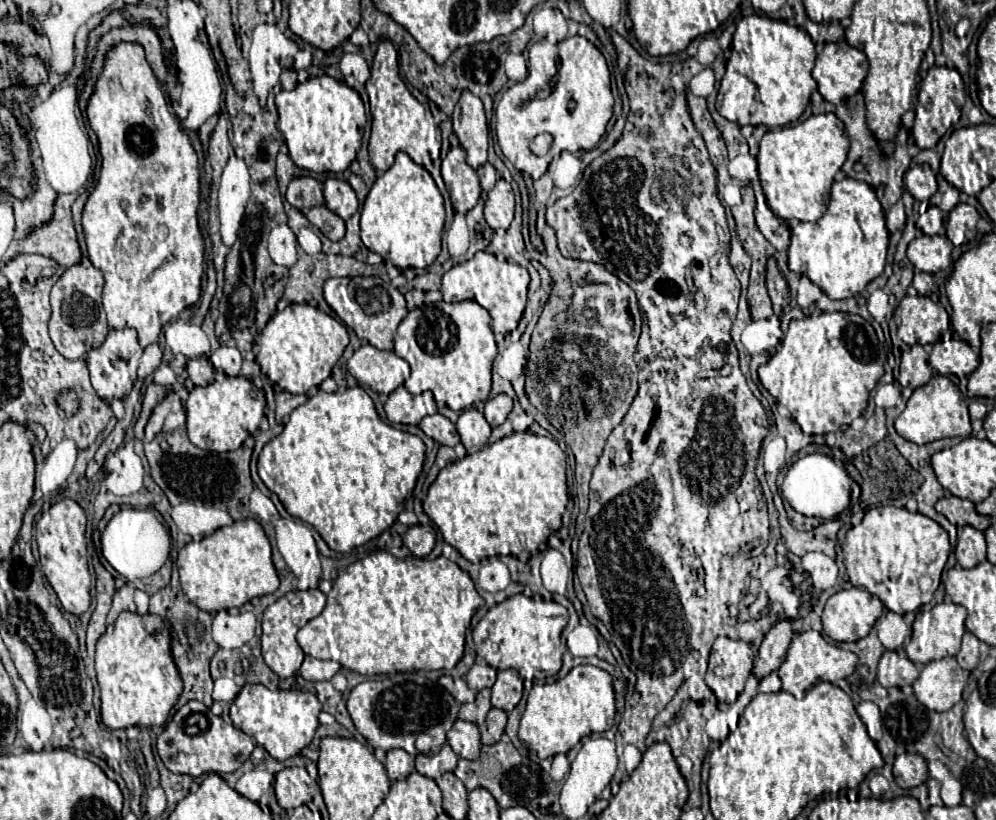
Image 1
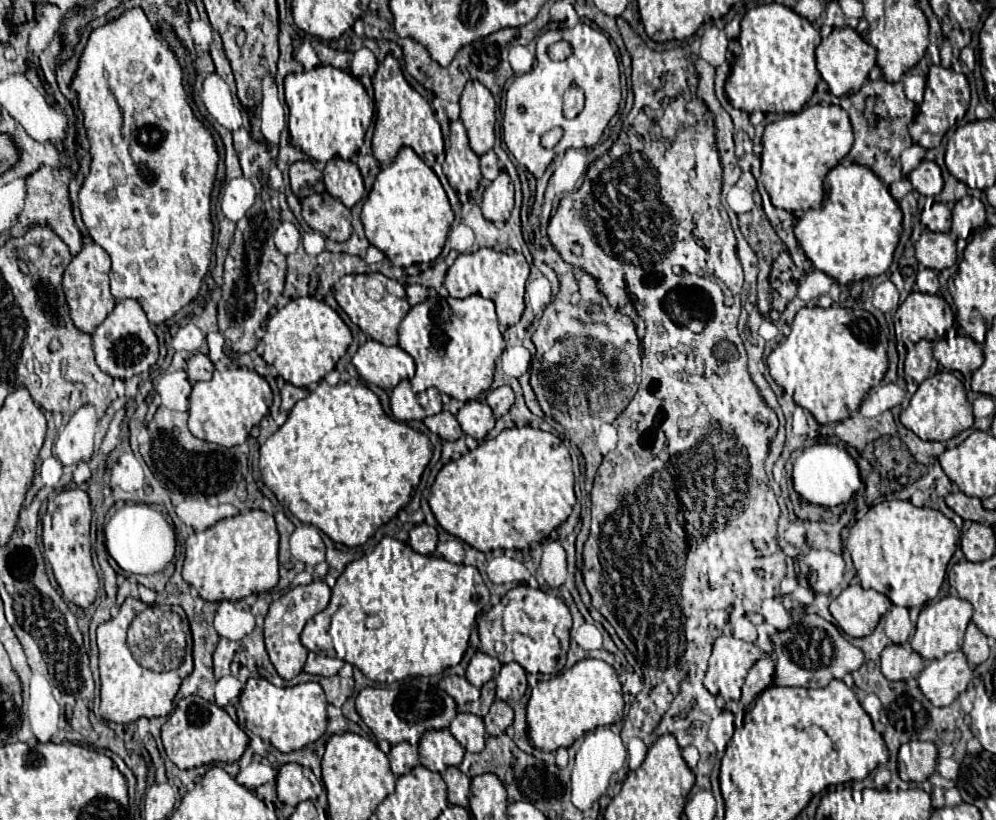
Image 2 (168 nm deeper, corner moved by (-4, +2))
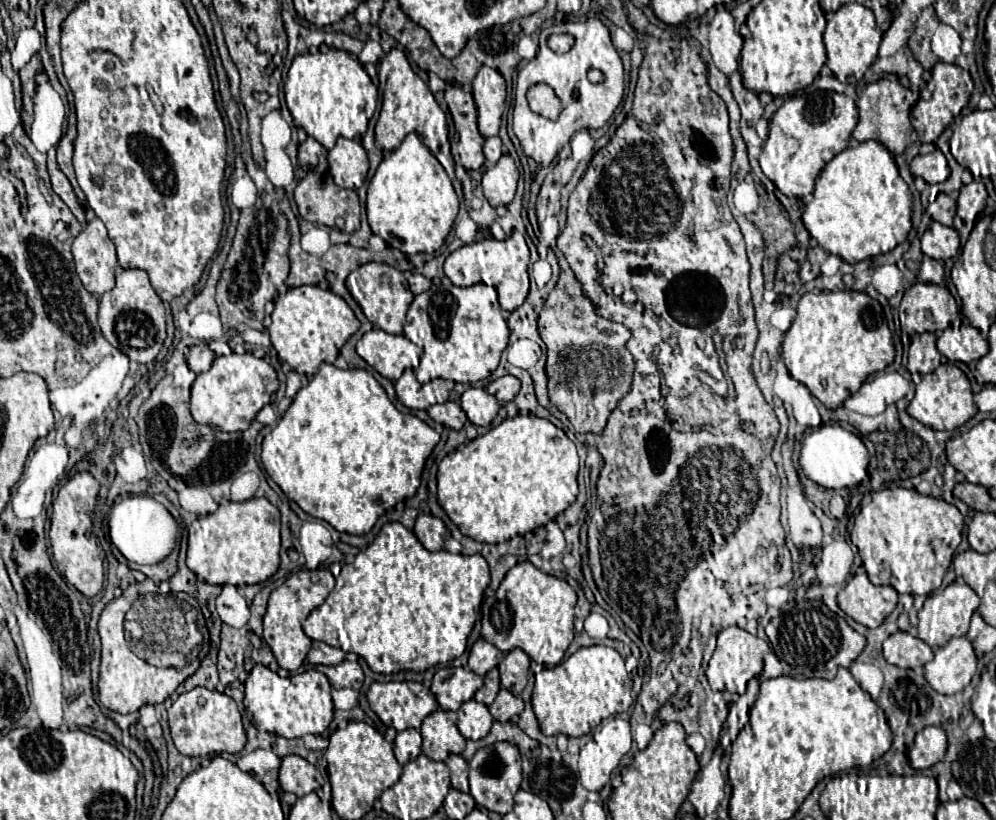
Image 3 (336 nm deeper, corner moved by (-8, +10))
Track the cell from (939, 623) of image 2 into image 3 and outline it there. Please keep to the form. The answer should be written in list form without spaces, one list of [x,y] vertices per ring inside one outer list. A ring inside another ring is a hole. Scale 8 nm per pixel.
[[[952,583],[948,585],[944,591],[930,595],[924,601],[924,607],[918,613],[918,637],[928,643],[930,647],[940,647],[944,643],[948,643],[952,637],[962,637],[968,631],[970,625],[970,617],[976,611],[976,607],[980,605],[978,595],[966,585],[966,583]]]

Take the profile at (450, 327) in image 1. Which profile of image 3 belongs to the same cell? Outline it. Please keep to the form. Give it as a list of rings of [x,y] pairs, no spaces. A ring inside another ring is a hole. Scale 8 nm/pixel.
[[[448,279],[436,281],[428,291],[414,297],[404,323],[404,335],[422,347],[420,367],[416,379],[428,383],[430,379],[450,379],[456,383],[476,383],[488,379],[508,345],[508,325],[498,305],[494,287],[476,283],[472,287],[456,287]]]

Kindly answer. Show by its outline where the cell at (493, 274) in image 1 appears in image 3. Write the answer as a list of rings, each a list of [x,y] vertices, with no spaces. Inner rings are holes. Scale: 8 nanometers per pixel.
[[[514,231],[504,241],[482,239],[456,249],[454,253],[448,255],[444,263],[444,273],[458,287],[470,287],[476,283],[486,283],[496,287],[500,307],[506,311],[514,311],[524,303],[528,295],[528,261],[530,261],[530,251],[528,251],[526,239],[522,233]]]

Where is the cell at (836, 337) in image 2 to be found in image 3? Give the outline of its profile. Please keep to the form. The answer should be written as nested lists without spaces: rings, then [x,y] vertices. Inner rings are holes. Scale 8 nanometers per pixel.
[[[804,293],[798,315],[782,341],[782,359],[788,373],[834,411],[860,389],[868,375],[884,371],[894,361],[894,345],[880,303],[866,293]]]

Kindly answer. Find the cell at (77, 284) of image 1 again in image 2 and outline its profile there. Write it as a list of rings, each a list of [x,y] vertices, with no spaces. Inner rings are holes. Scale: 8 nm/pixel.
[[[88,241],[82,251],[70,261],[70,265],[66,267],[62,285],[64,285],[64,293],[66,293],[66,301],[70,305],[70,317],[76,323],[76,327],[80,331],[86,333],[94,333],[94,329],[106,319],[106,315],[114,309],[114,297],[110,293],[110,285],[108,285],[108,273],[110,273],[110,257],[108,253],[96,245],[94,241]]]

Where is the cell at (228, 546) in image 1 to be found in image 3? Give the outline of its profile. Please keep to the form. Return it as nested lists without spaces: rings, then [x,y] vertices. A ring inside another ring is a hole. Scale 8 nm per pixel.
[[[252,497],[242,503],[228,501],[220,505],[216,513],[200,517],[188,527],[186,565],[210,585],[256,585],[270,579],[280,565],[280,511],[264,497]]]

